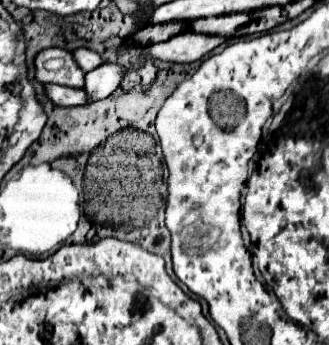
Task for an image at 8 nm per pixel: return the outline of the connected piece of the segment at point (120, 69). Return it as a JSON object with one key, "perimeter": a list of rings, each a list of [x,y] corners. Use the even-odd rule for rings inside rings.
{"perimeter":[[[102,64],[96,70],[88,72],[86,86],[84,86],[88,100],[94,102],[110,96],[120,86],[124,74],[126,74],[126,68],[120,64]]]}

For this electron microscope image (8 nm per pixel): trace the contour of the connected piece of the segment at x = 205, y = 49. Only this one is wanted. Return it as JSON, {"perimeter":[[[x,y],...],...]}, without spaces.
{"perimeter":[[[182,32],[180,36],[174,36],[168,42],[152,44],[150,54],[152,58],[164,60],[164,62],[196,62],[220,44],[224,44],[228,38],[224,36],[208,36],[198,32]]]}

